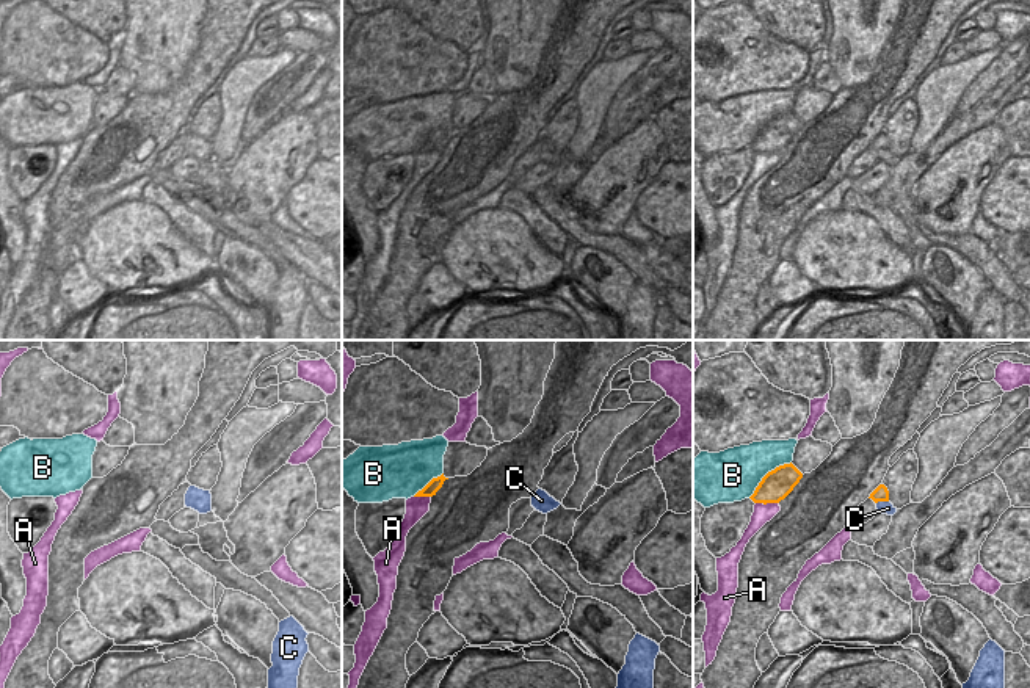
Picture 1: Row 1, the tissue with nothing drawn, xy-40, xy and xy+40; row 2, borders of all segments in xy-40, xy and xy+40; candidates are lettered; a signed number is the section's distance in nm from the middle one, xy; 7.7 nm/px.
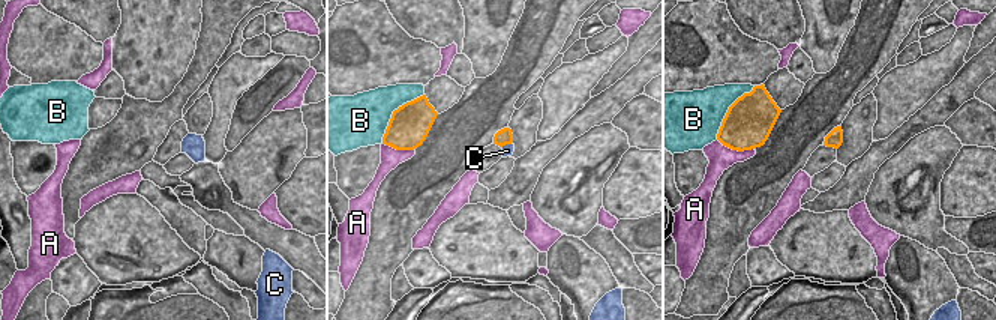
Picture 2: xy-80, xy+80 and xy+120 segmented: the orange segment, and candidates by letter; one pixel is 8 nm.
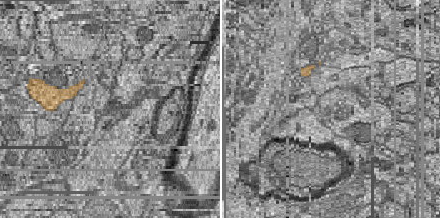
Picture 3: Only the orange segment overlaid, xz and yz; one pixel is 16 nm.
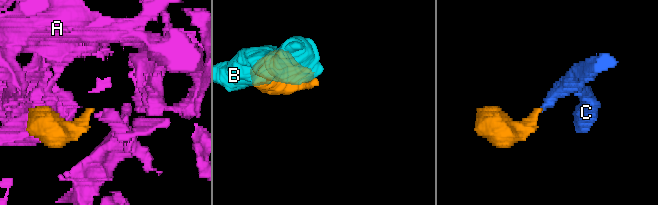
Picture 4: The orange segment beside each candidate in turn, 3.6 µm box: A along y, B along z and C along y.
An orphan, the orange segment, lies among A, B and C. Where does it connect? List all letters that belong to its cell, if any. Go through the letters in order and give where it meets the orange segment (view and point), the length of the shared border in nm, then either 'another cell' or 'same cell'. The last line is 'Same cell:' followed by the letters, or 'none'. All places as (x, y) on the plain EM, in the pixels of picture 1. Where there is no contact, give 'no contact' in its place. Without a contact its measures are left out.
A: xy+40 (767, 151) | 180 nm | another cell
B: xy+40 (767, 123) | 440 nm | another cell
C: xy+40 (881, 149) | 100 nm | same cell
Same cell: C

